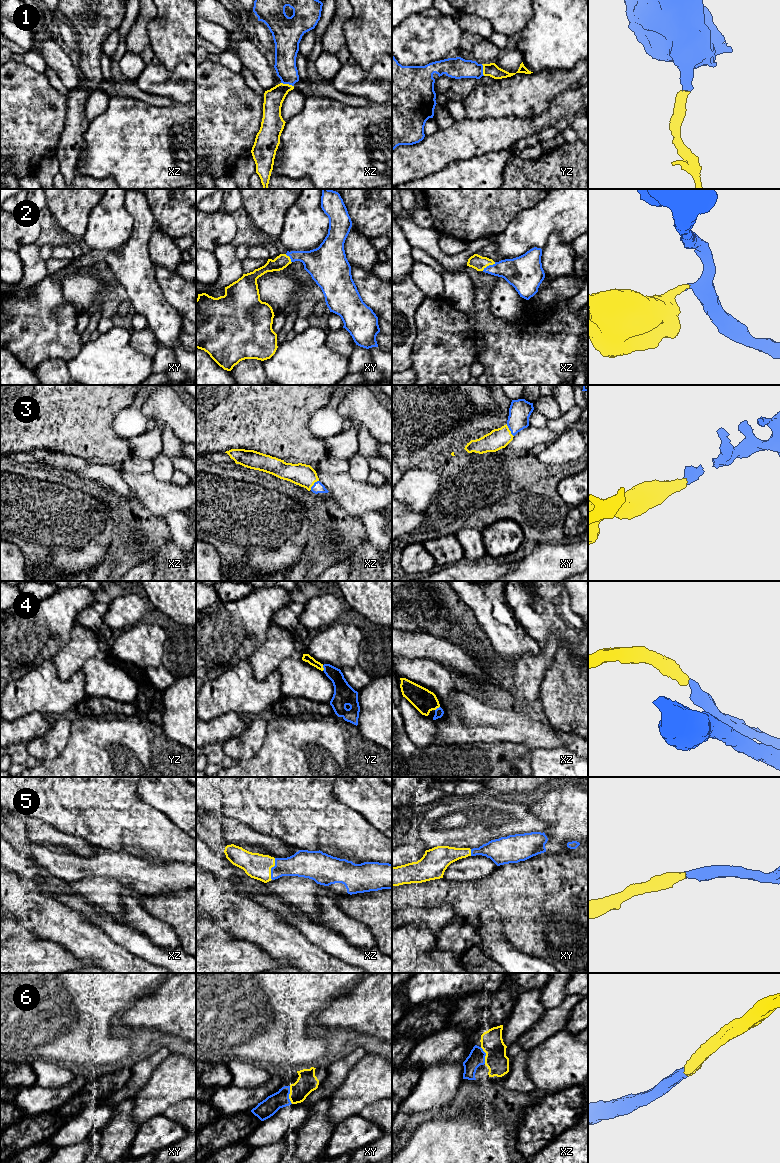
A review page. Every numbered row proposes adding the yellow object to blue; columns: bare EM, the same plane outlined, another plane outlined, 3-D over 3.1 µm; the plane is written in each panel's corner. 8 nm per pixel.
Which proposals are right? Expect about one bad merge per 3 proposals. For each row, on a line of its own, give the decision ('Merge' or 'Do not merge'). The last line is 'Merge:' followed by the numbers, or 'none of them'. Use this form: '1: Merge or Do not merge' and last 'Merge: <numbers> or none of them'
1: Merge
2: Merge
3: Merge
4: Merge
5: Merge
6: Merge
Merge: 1, 2, 3, 4, 5, 6

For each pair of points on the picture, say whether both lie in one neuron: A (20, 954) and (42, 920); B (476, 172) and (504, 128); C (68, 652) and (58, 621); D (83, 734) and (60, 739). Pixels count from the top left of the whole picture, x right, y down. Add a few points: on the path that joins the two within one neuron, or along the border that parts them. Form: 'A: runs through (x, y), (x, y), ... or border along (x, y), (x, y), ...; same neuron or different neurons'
A: border along (38, 939), (52, 940), (61, 945); different neurons
B: border along (510, 147), (465, 160); different neurons
C: border along (75, 623), (70, 631), (68, 641), (51, 660); different neurons
D: border along (70, 721), (70, 737), (66, 746), (57, 757); different neurons

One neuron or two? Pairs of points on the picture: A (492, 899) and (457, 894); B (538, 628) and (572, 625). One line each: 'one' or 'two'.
A: one
B: one

